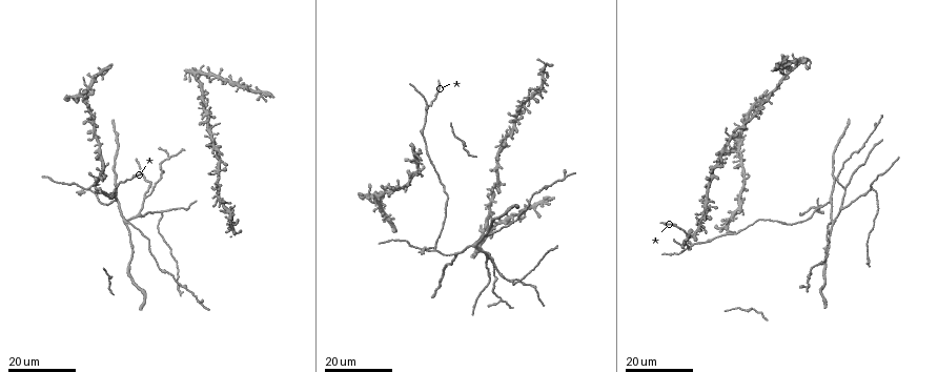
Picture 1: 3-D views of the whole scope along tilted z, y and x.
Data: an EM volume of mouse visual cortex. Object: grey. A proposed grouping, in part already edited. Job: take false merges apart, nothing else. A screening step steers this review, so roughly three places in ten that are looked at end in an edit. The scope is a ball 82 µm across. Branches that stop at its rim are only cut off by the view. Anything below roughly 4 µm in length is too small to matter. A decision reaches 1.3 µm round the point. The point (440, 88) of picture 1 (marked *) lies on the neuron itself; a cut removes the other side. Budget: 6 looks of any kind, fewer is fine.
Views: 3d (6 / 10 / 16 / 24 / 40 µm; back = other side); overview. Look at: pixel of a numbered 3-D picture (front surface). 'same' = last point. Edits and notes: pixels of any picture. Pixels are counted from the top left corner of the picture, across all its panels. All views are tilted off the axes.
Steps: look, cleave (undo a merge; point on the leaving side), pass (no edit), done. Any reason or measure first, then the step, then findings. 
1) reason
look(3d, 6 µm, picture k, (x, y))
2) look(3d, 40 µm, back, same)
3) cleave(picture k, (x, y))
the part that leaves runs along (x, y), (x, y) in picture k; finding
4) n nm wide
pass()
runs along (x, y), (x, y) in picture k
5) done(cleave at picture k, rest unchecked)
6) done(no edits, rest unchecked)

four or more arms meet
look(3d, 16 µm, picture 1, (724, 228))

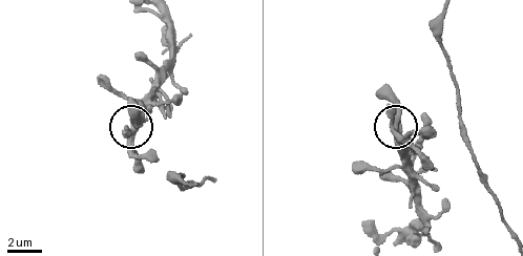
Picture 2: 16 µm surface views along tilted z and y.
closer look
look(3d, 10 µm, picture 2, (396, 131))

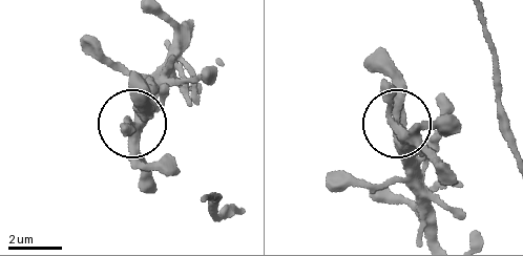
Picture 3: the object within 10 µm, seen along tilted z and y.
pass()
runs along (437, 233), (426, 186), (396, 126), (401, 139), (448, 167) in picture 3; one neuron here

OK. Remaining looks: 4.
four-way junction
look(3d, 24 µm, picture 1, (741, 208))

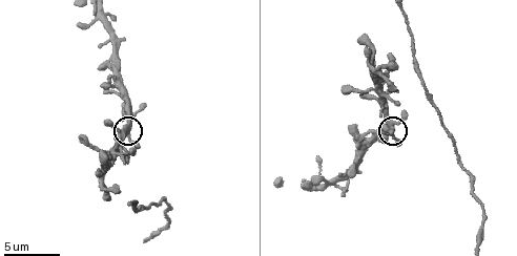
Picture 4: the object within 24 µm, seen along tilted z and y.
look(3d, 6 µm, picture 4, (128, 124))

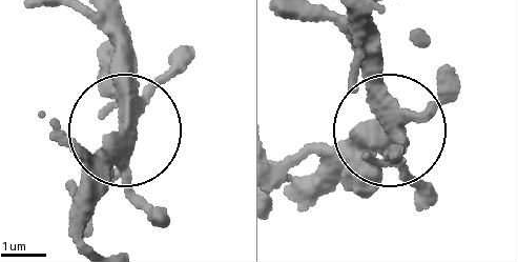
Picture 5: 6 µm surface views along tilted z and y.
400 nm wide
pass()
one neuron here

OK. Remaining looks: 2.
look(3d, 16 µm, picture 1, (738, 143))

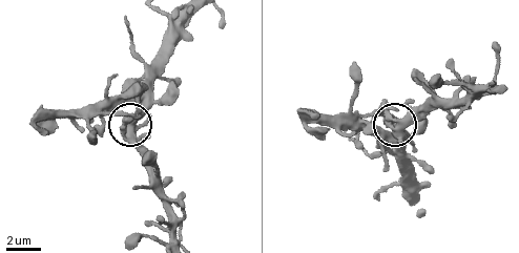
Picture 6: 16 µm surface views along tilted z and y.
look(3d, 6 µm, picture 6, (126, 119))

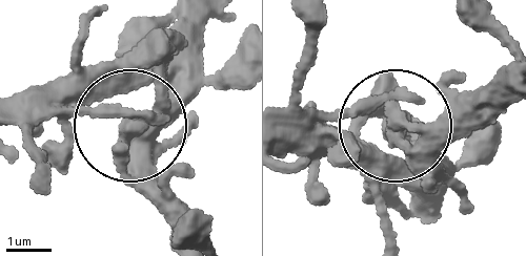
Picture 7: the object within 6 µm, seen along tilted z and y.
pass()
one neuron here

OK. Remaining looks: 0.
done(no edits, rest unchecked)

